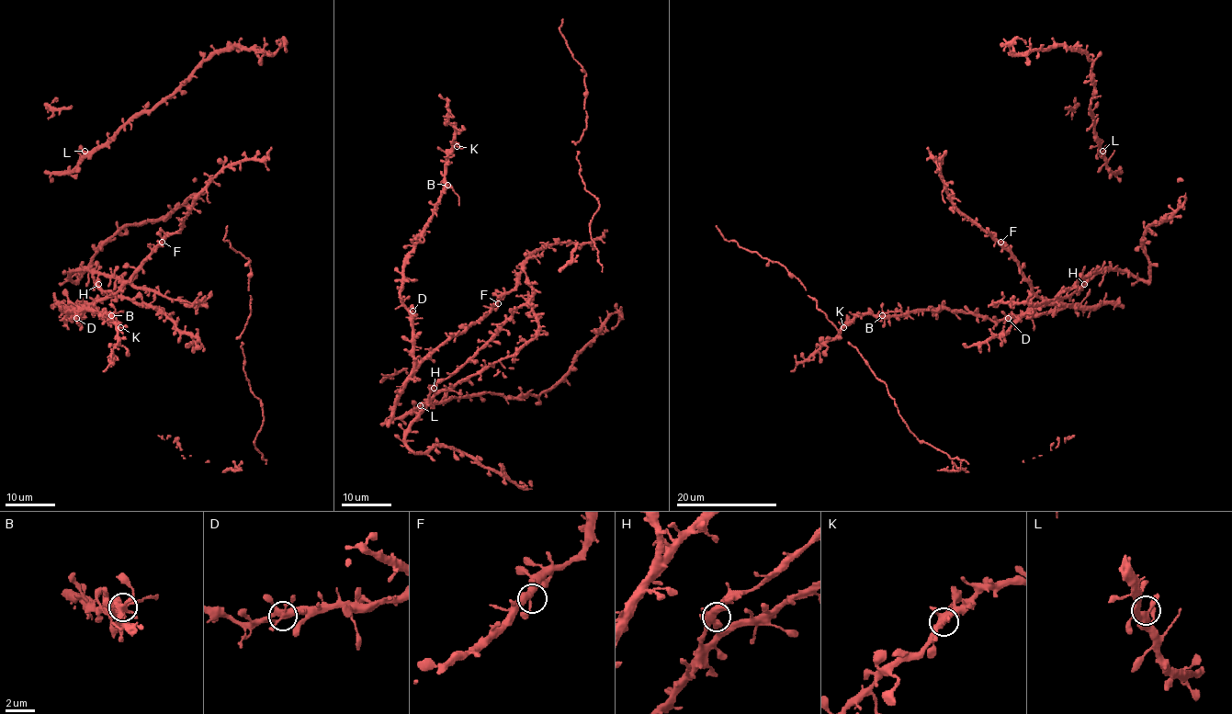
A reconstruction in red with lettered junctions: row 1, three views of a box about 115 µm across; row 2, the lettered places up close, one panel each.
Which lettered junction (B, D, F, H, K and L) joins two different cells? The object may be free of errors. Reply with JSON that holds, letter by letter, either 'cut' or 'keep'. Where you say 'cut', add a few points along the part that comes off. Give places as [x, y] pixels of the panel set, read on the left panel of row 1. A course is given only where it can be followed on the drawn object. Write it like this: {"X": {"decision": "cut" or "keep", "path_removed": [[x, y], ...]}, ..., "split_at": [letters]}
{"B": {"decision": "cut", "path_removed": [[112, 314], [123, 311]]}, "D": {"decision": "keep"}, "F": {"decision": "keep"}, "H": {"decision": "keep"}, "K": {"decision": "keep"}, "L": {"decision": "keep"}, "split_at": ["B"]}

